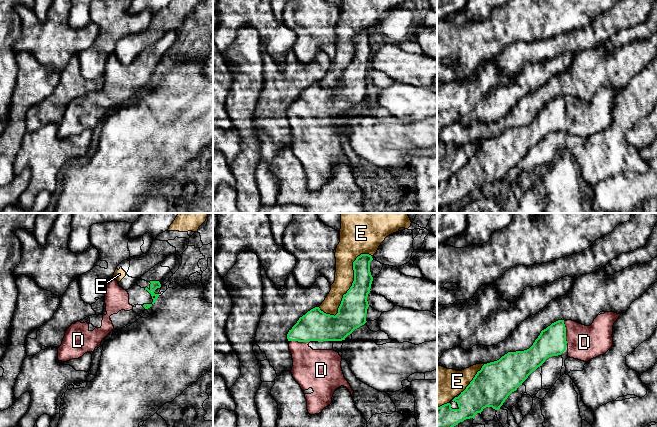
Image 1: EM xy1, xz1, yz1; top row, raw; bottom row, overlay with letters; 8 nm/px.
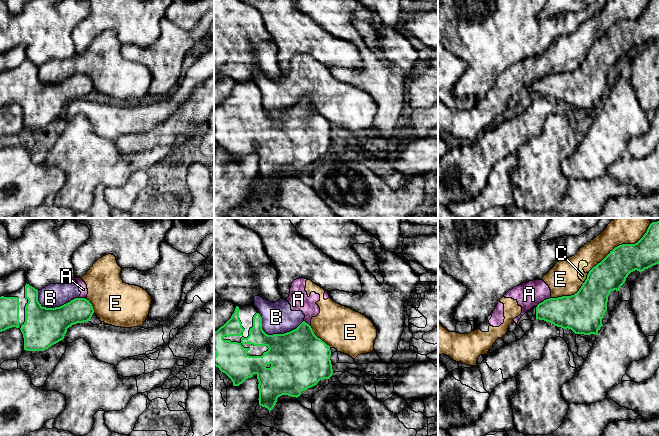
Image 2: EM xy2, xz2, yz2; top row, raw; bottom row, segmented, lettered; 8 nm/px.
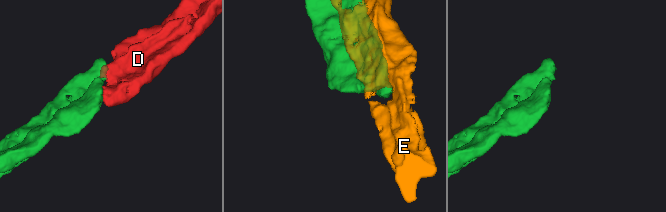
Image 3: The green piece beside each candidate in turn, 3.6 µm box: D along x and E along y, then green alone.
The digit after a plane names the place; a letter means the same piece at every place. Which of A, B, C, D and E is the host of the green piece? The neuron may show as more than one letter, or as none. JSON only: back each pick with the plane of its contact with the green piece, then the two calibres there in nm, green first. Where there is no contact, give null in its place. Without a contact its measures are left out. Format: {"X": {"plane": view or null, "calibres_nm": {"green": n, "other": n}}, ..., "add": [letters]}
{"D": {"plane": "xz1", "calibres_nm": {"green": 240, "other": 320}}, "add": ["D"]}

